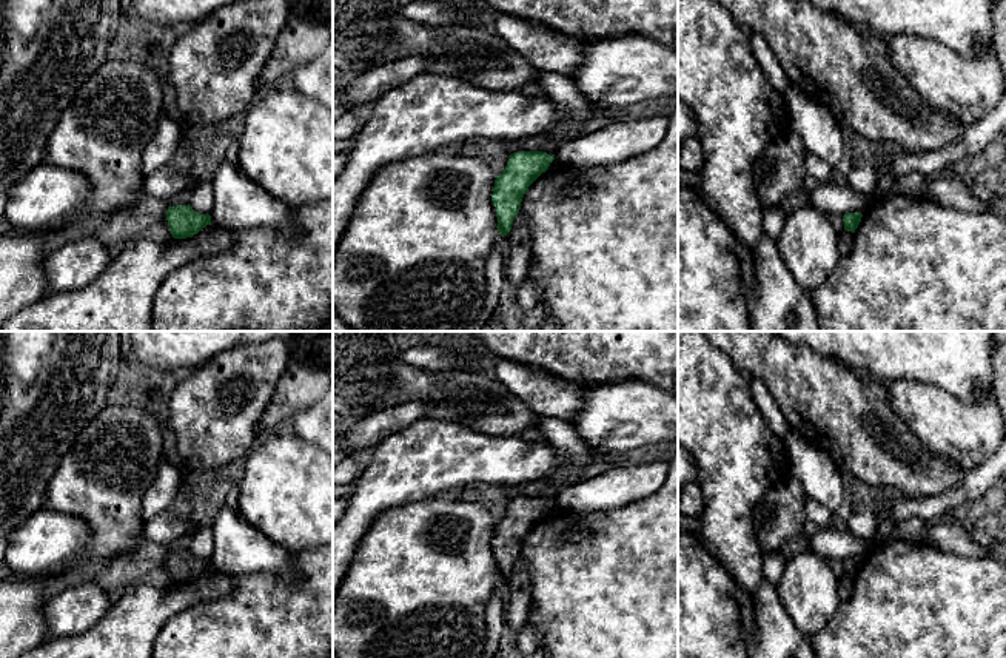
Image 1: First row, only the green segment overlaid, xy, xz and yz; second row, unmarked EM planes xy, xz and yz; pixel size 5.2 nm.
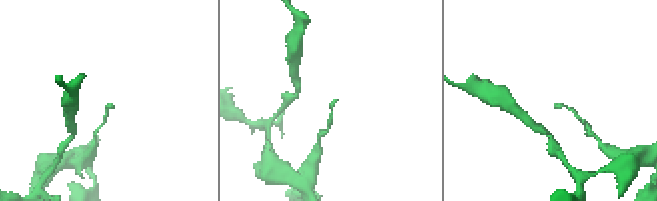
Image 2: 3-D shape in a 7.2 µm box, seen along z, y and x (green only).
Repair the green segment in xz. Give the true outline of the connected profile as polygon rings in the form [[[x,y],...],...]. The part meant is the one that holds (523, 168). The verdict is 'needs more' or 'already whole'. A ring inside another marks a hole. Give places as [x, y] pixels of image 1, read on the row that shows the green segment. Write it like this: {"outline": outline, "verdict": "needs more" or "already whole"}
{"outline": [[[518,151],[510,156],[505,170],[495,180],[491,194],[499,234],[510,233],[525,191],[553,160],[555,154],[542,151]]], "verdict": "already whole"}

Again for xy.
{"outline": [[[189,203],[168,206],[166,220],[174,239],[193,237],[202,228],[211,225],[211,216],[196,213]]], "verdict": "already whole"}

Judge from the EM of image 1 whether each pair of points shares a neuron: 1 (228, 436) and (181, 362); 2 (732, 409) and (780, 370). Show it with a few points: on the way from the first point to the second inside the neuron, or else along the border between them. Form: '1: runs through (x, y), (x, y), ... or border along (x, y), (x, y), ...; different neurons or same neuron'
1: border along (219, 355), (181, 375); different neurons
2: border along (724, 352), (747, 379); different neurons

